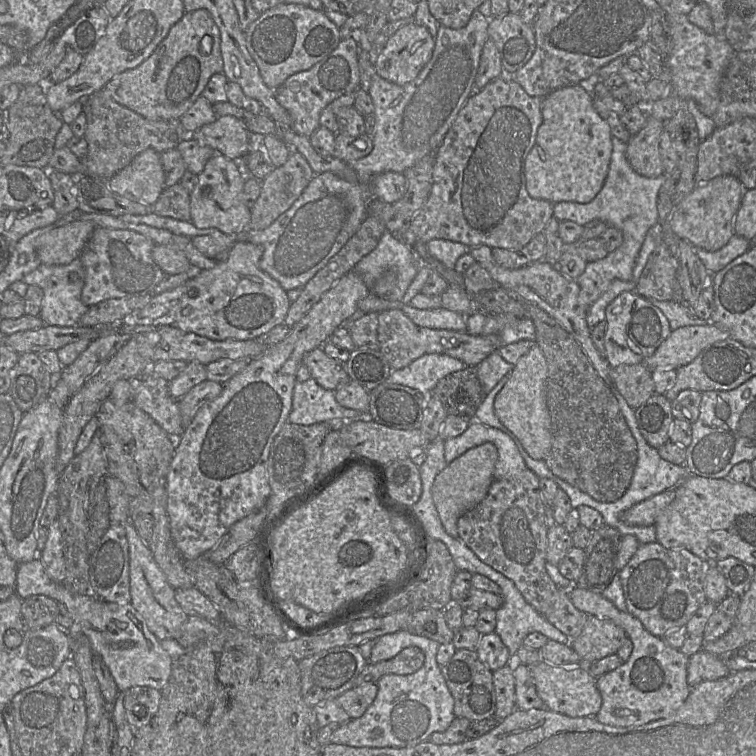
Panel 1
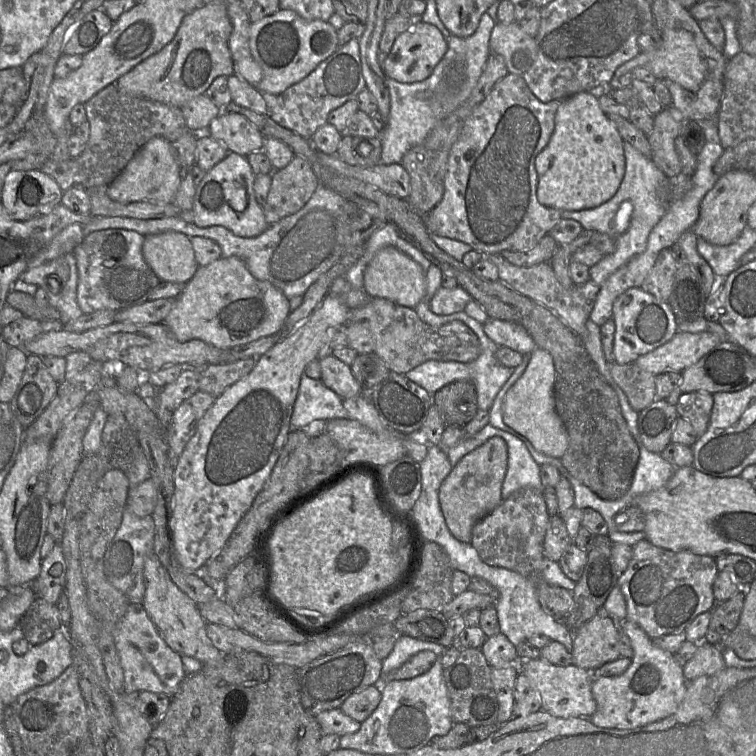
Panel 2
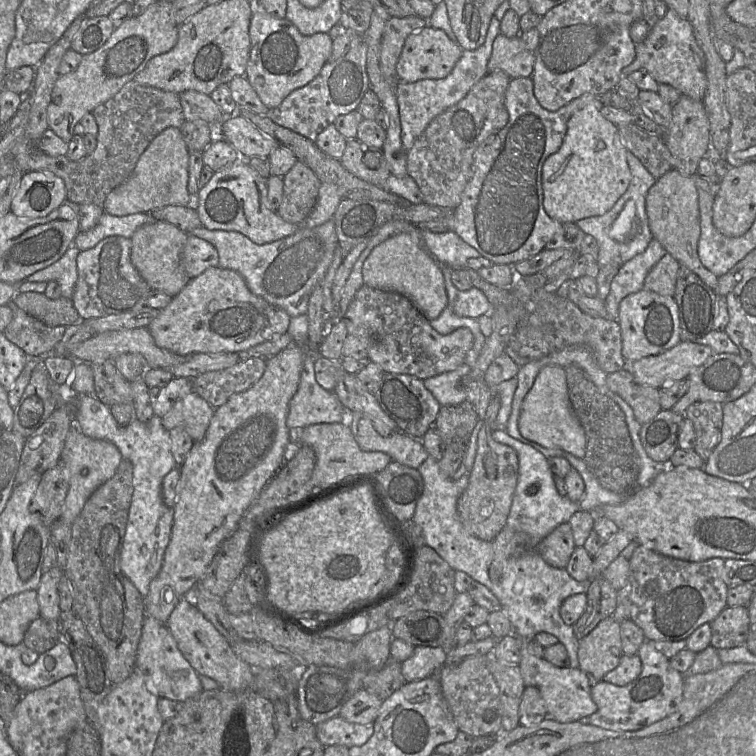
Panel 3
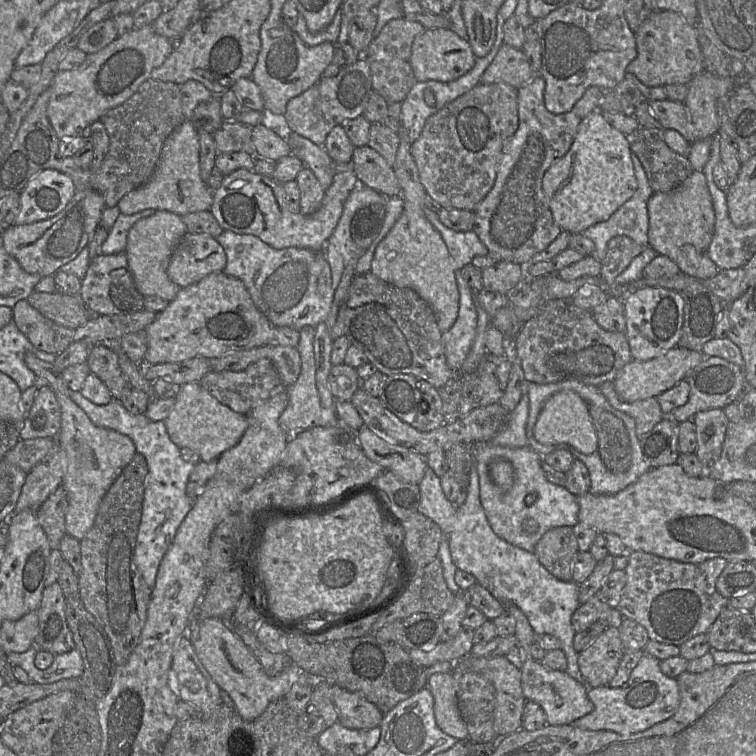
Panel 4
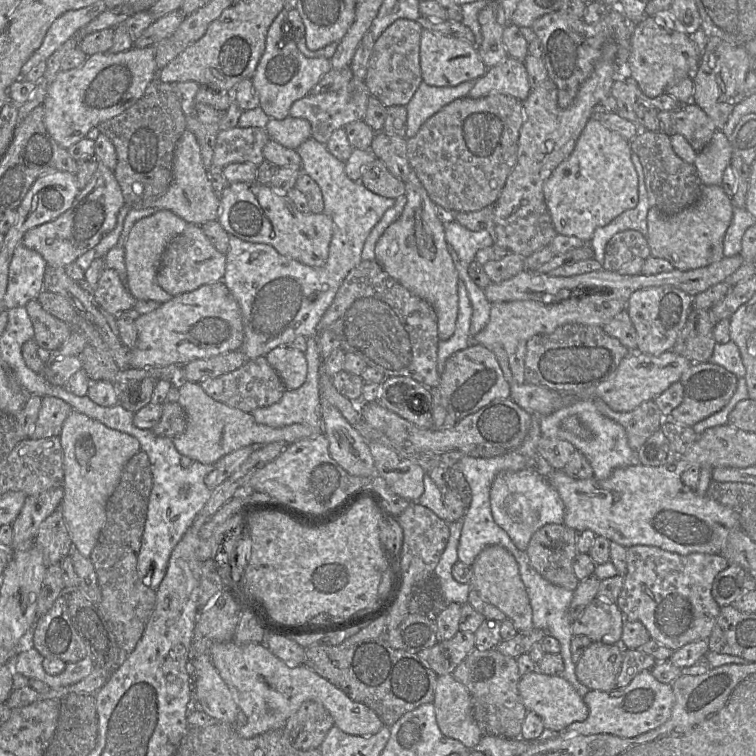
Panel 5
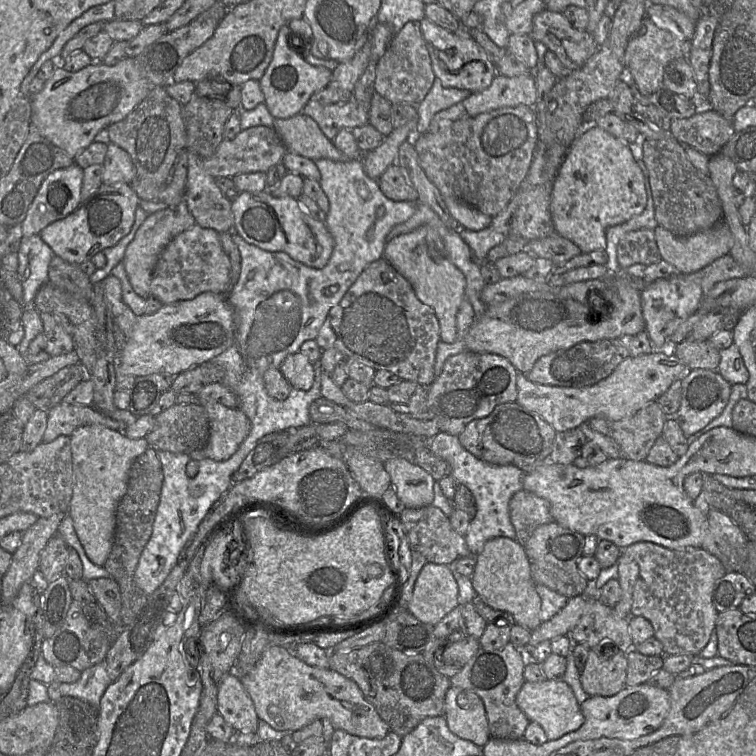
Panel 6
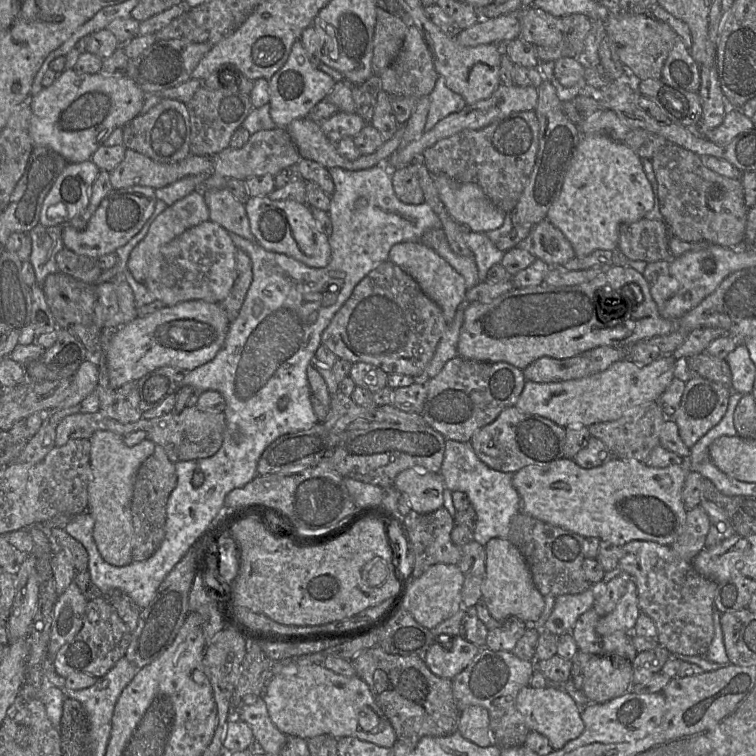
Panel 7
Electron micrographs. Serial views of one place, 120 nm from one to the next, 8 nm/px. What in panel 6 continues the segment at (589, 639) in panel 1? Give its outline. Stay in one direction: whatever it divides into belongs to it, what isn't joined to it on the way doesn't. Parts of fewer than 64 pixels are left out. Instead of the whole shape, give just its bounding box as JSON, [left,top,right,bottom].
[580,645,626,696]

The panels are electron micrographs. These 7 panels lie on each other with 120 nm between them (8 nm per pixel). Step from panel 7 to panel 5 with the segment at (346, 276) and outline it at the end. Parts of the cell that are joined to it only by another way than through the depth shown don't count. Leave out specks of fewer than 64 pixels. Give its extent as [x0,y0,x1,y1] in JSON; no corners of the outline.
[297,138,395,293]

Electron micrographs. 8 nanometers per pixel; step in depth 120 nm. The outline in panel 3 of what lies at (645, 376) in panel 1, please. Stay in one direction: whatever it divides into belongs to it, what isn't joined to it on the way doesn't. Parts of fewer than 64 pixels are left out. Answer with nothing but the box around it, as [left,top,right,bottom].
[607,368,662,425]

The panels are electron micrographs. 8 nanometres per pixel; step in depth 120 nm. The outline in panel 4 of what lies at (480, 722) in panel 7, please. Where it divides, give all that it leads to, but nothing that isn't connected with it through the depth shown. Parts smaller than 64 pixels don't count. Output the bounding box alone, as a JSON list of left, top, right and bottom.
[426,673,468,738]

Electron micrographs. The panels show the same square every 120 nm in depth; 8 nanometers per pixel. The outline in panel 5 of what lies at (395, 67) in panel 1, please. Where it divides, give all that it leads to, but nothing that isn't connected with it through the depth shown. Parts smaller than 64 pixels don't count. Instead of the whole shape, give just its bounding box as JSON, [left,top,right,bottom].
[420,29,487,87]

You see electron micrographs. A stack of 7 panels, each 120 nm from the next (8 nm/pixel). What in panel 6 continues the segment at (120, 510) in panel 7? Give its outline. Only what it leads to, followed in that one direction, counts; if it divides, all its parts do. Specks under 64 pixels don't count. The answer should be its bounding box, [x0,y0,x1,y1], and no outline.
[67,425,149,566]

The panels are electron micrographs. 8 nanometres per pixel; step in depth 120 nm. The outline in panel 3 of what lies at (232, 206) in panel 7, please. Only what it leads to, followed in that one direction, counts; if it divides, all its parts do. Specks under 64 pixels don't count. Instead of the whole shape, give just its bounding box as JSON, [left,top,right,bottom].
[103,127,196,216]

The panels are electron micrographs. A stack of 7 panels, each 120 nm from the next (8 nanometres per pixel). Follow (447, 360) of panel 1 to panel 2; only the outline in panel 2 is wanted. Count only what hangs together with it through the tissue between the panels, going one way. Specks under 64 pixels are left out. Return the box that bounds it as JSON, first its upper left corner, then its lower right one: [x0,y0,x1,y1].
[405,360,472,395]

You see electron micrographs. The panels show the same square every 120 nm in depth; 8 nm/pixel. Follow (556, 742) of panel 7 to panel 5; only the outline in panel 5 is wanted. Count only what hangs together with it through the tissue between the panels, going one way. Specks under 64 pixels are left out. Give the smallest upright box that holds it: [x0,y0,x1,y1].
[518,669,589,731]

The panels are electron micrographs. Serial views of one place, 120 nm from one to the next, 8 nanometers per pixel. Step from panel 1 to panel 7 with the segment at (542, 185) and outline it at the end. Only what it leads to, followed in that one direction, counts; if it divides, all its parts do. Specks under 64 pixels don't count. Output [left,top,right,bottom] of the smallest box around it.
[546,135,653,258]

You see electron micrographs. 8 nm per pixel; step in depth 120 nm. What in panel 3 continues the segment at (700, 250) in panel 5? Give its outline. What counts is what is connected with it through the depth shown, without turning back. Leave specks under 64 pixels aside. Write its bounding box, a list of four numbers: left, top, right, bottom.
[646,169,718,290]

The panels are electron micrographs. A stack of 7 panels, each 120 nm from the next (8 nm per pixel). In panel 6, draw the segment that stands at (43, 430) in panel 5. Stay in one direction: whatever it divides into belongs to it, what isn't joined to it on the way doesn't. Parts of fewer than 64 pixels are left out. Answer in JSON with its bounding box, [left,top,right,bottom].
[43,402,127,443]

